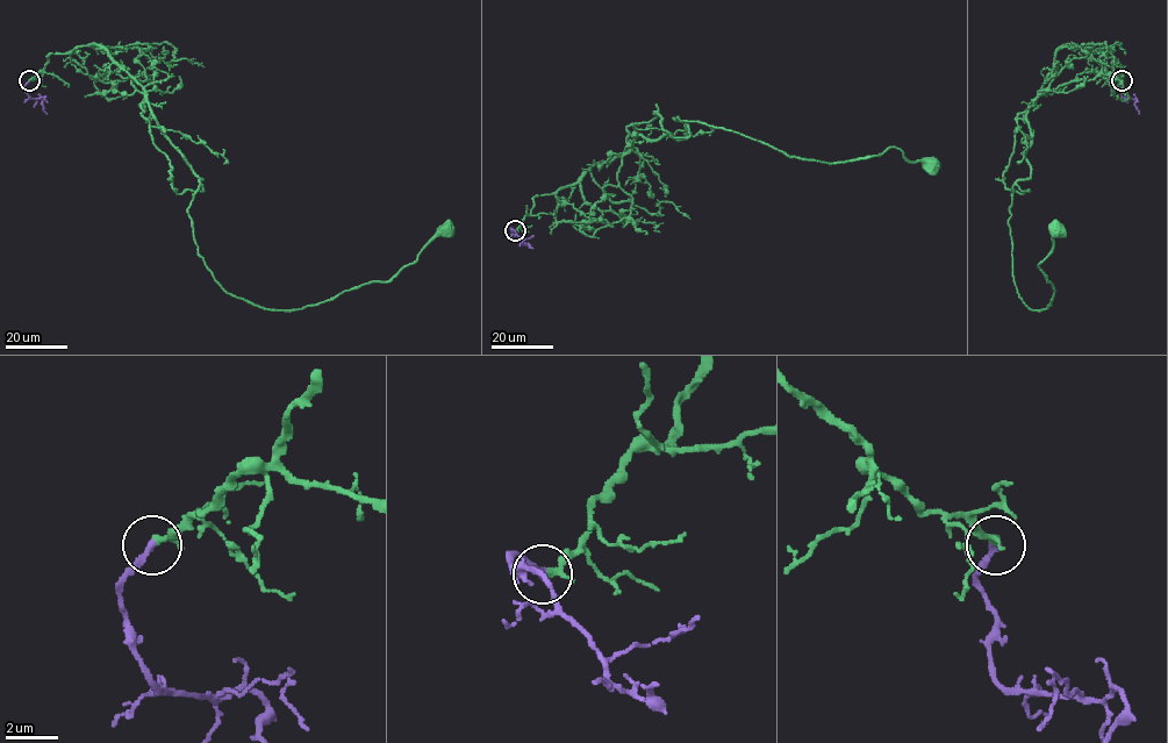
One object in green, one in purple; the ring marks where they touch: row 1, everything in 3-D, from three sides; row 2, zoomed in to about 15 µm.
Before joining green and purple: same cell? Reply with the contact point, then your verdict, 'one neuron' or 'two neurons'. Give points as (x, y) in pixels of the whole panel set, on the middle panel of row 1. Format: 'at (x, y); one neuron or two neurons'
at (515, 230); one neuron

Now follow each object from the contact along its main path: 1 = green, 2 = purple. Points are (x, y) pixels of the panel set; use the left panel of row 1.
1: (29, 80), (50, 55), (108, 52), (202, 179), (187, 214), (205, 264), (267, 309), (389, 281), (446, 230)
2: (29, 80), (24, 85), (27, 95), (41, 99), (47, 114)

